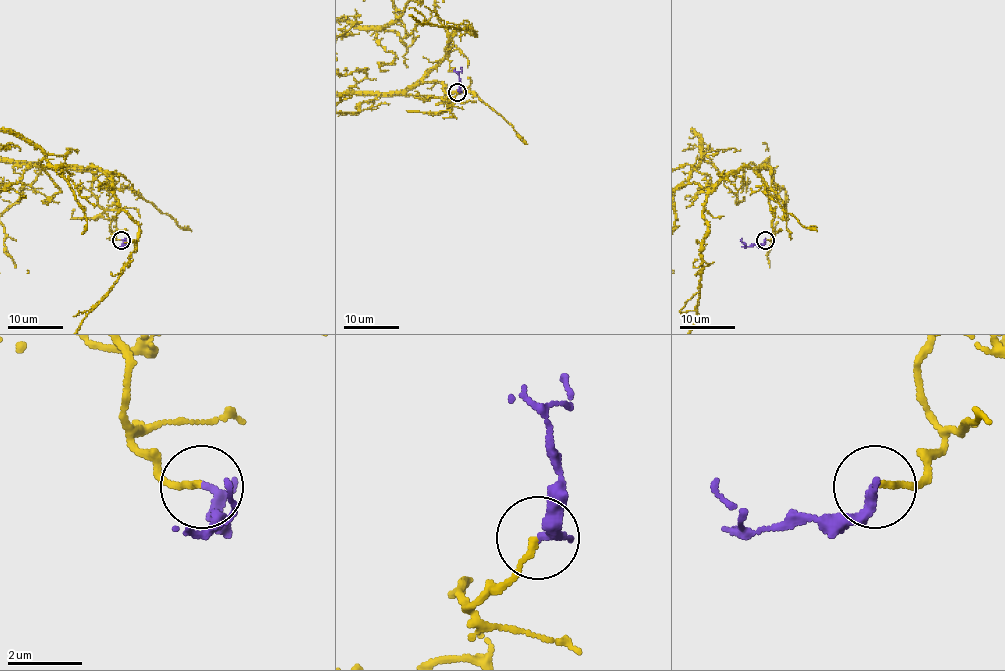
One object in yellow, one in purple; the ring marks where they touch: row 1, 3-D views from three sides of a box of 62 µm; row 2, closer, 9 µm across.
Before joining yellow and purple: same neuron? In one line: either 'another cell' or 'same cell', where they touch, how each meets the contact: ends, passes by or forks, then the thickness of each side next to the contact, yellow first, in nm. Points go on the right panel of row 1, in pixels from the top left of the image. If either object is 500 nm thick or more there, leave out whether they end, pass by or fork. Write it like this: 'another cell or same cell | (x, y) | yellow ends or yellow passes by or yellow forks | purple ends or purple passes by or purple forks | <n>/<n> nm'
same cell | (765, 240) | yellow ends | purple ends | 150/280 nm

